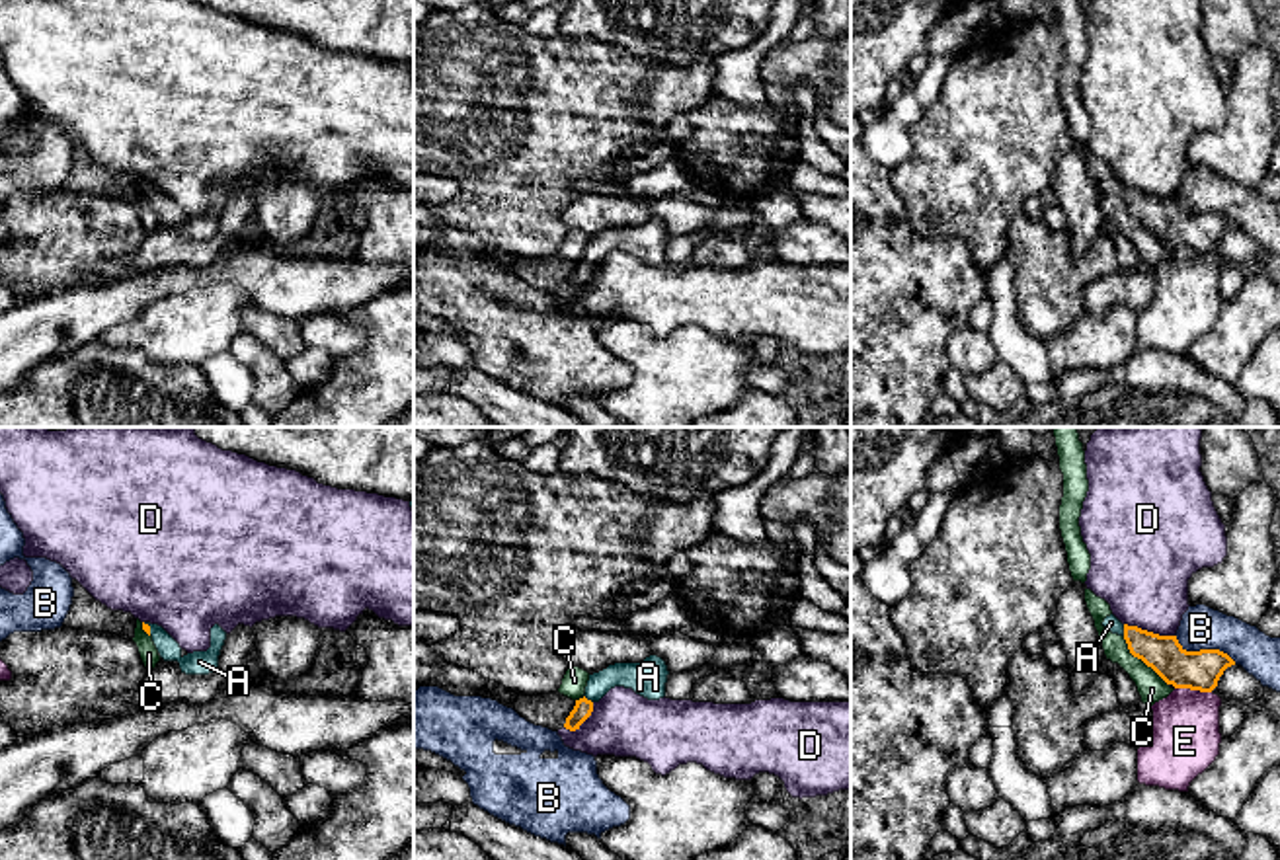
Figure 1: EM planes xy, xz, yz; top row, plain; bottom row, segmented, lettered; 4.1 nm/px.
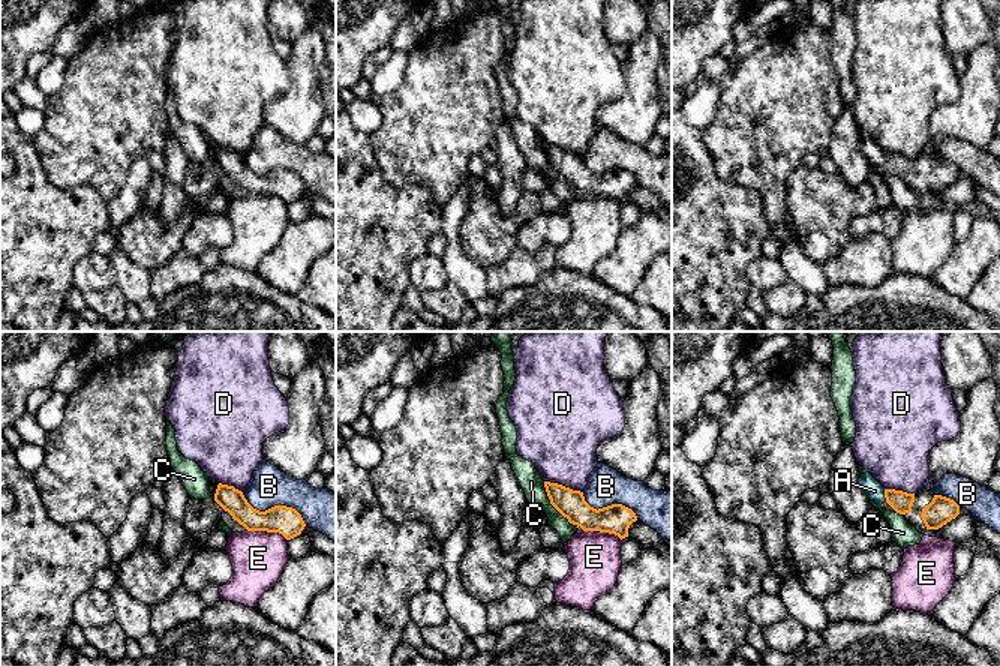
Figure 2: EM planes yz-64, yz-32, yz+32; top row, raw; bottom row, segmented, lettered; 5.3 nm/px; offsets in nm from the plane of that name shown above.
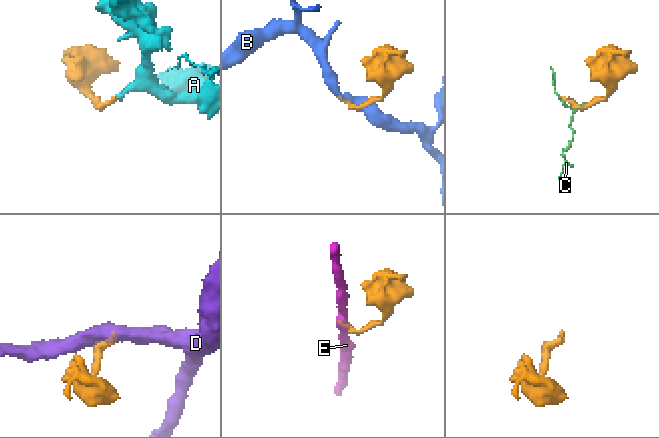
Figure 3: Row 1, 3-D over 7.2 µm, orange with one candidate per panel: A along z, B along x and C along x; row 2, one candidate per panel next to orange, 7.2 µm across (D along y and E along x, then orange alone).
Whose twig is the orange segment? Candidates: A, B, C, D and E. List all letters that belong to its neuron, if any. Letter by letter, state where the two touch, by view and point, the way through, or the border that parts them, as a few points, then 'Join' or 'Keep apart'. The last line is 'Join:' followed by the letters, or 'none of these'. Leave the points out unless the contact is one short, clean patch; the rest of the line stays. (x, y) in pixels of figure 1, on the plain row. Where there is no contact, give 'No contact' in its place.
A: Touches orange at yz (1124, 194). Path across: yz (1163, 217), (1144, 209), (1124, 194), (1111, 186). Join
B: Touches orange at yz (1204, 213). Keep apart
C: Touches orange at yz (1142, 223). Boundary: yz (1122, 199), (1128, 213), (1167, 248). Keep apart
D: Touches orange at yz (1150, 195). Boundary: yz (1124, 186), (1173, 199). Keep apart
E: Touches orange at yz (1193, 252). Keep apart
Join: A

